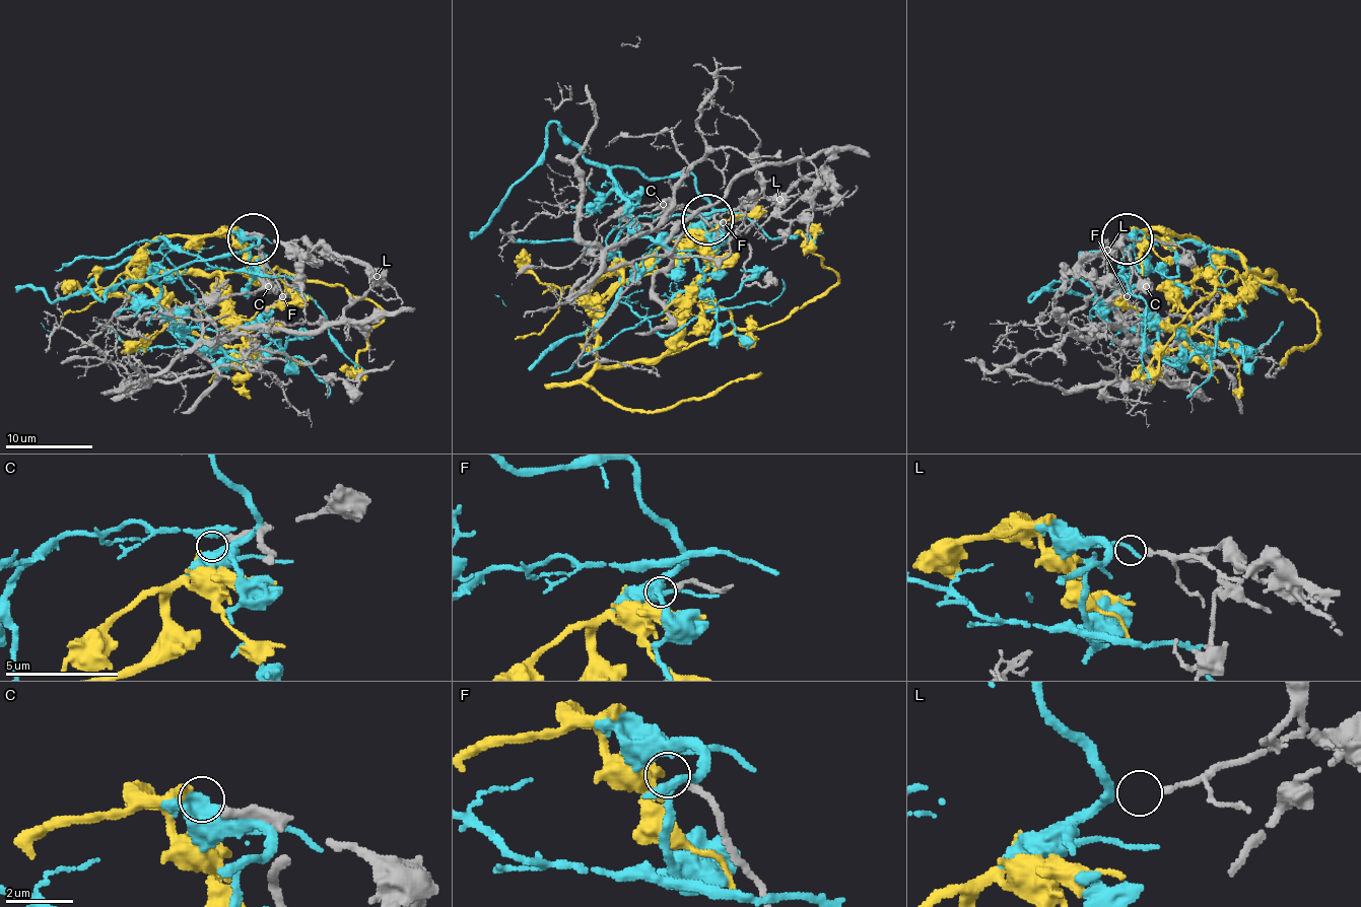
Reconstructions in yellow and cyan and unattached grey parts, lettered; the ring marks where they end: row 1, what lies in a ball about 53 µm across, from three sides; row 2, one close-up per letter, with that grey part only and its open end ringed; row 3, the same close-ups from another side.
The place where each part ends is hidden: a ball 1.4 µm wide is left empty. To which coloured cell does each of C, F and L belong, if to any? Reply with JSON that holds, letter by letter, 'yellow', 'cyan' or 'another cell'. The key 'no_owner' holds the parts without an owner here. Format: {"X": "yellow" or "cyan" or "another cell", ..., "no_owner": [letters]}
{"C": "yellow", "F": "another cell", "L": "another cell", "no_owner": ["F", "L"]}

